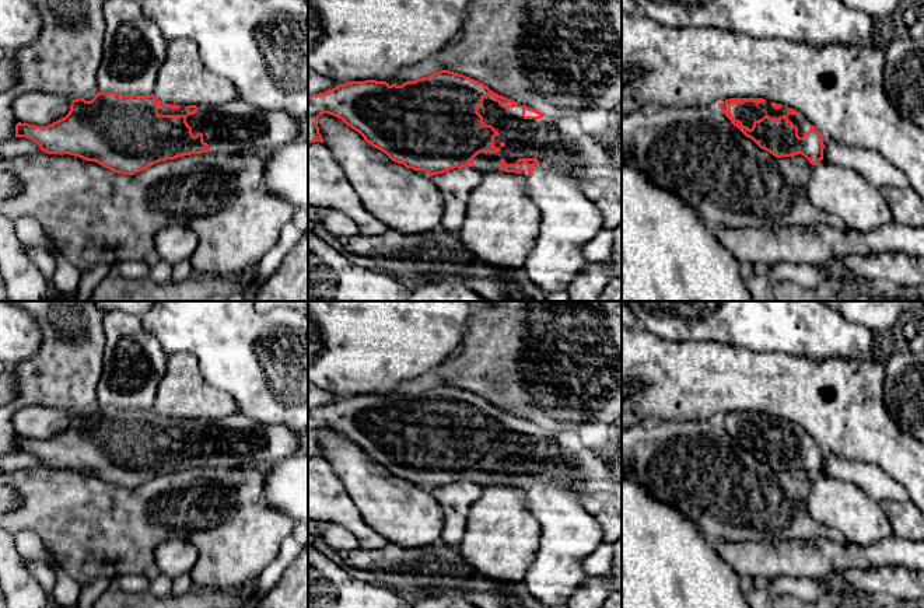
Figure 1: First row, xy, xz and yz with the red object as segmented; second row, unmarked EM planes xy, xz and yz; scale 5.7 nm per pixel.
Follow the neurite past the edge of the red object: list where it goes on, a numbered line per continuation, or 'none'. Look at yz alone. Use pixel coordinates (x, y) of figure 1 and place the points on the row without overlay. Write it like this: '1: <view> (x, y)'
1: yz (746, 426)

